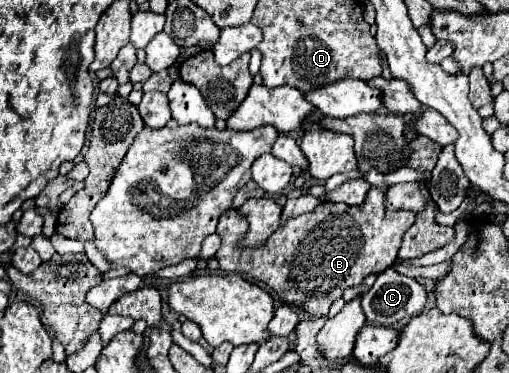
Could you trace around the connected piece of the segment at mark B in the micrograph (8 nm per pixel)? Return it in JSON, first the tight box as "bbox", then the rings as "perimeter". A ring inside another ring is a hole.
{"bbox":[215,187,415,317],"perimeter":[[[371,187],[367,199],[355,207],[331,201],[319,203],[311,213],[289,219],[261,247],[241,247],[249,225],[243,215],[227,209],[217,225],[217,233],[223,241],[215,255],[219,269],[227,273],[247,273],[269,285],[285,305],[295,307],[303,303],[309,315],[325,317],[333,301],[337,301],[347,287],[361,285],[369,273],[381,273],[397,261],[403,235],[413,225],[415,213],[387,213],[383,203],[385,189],[387,187]]]}

